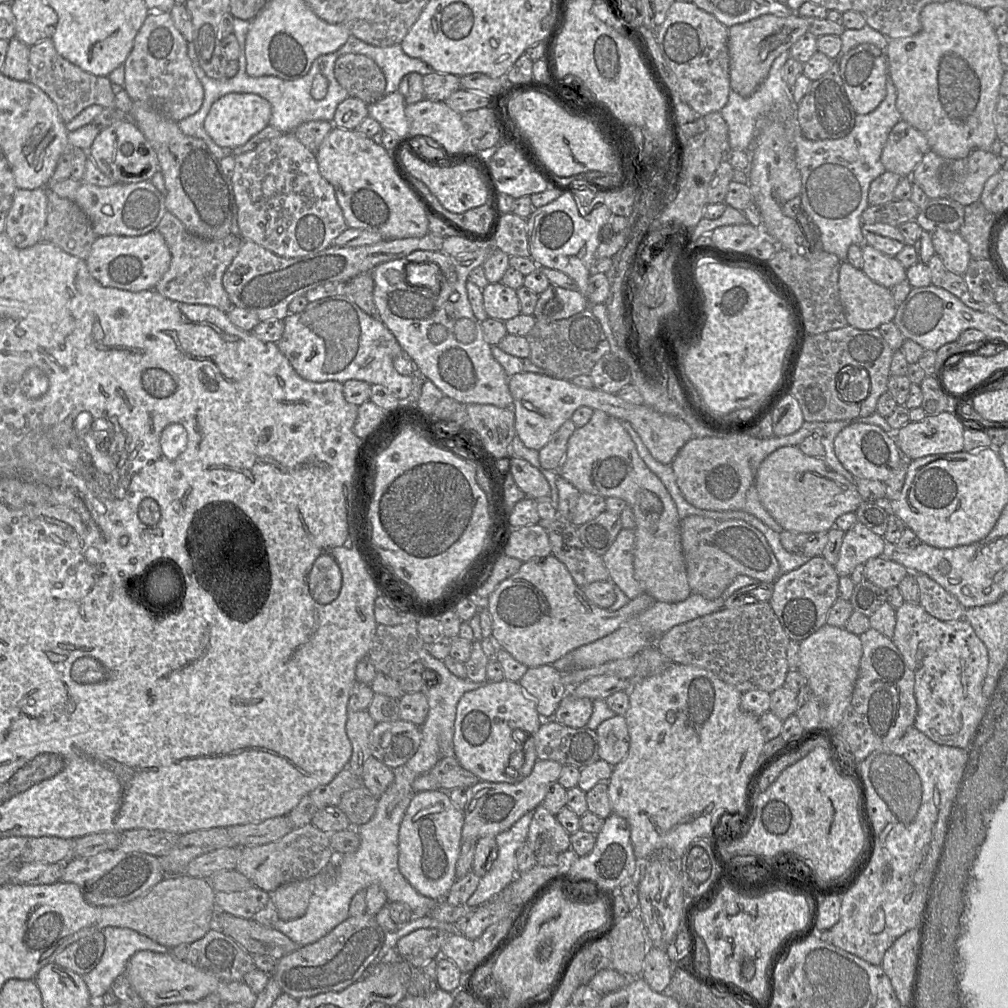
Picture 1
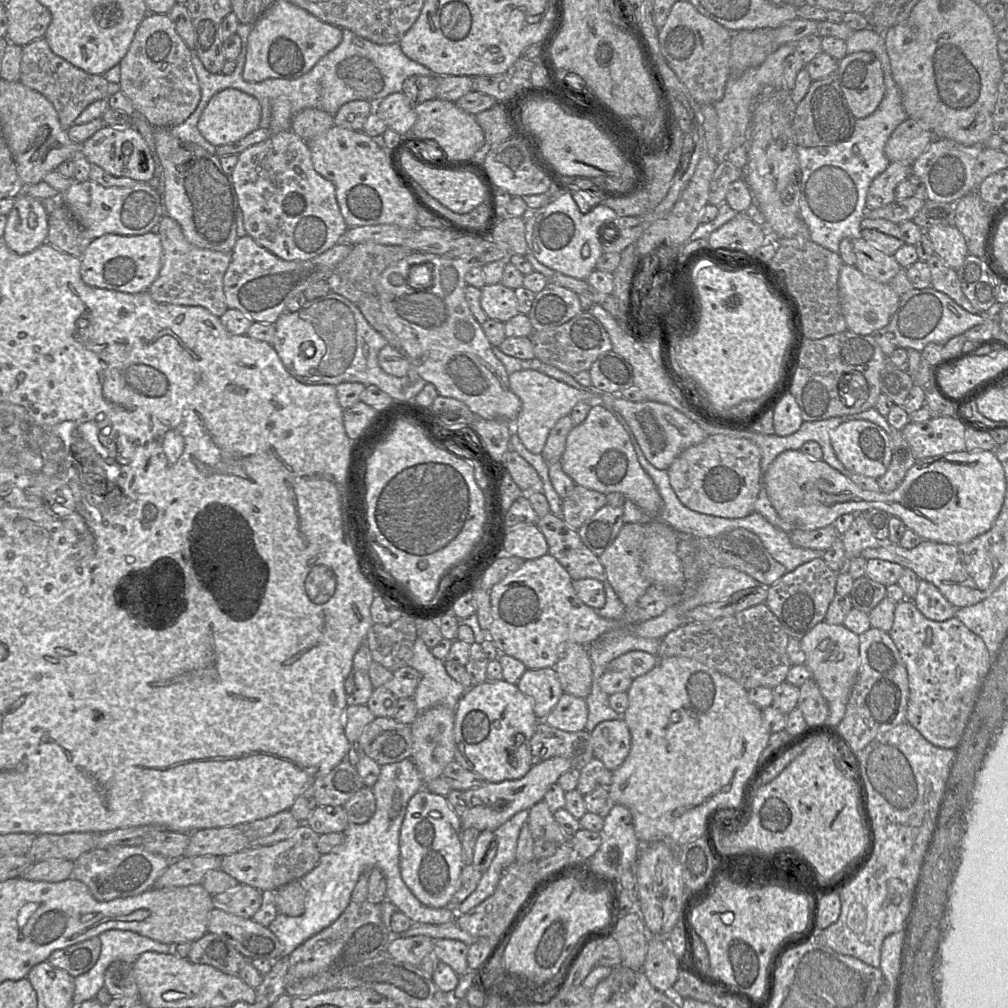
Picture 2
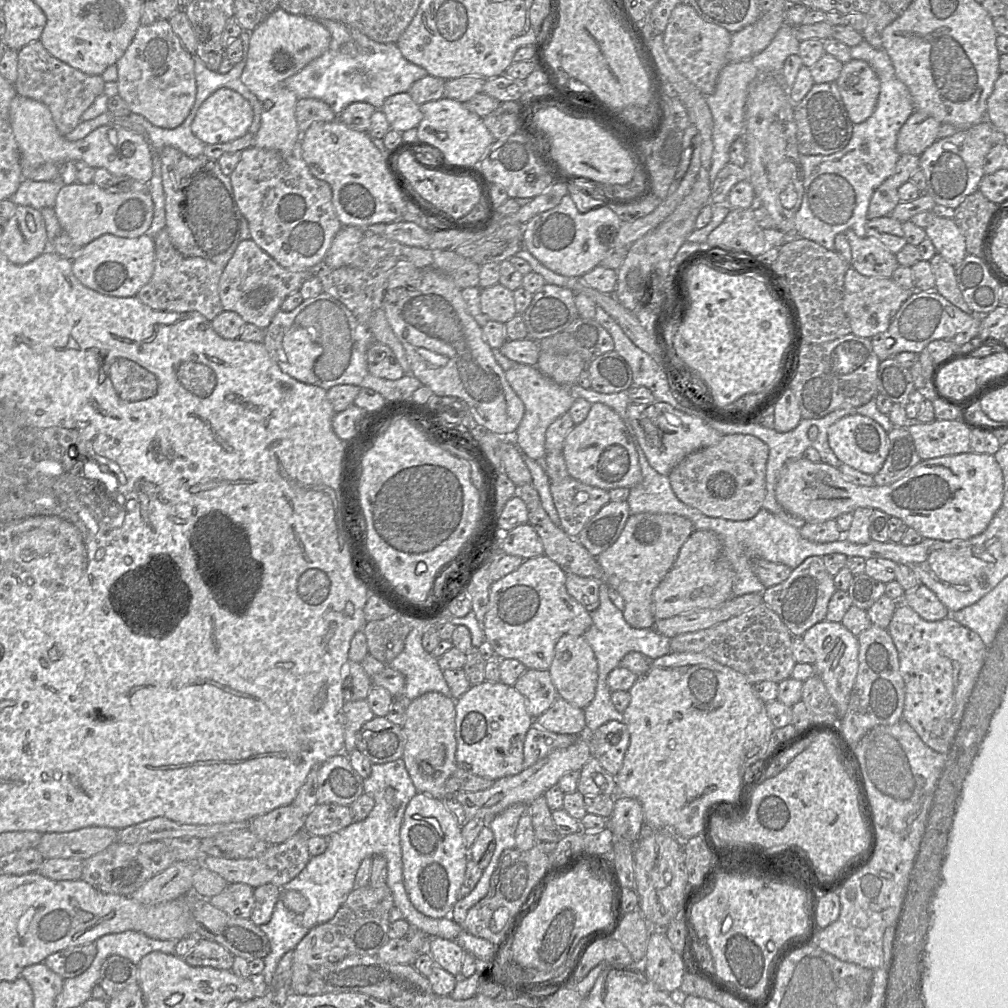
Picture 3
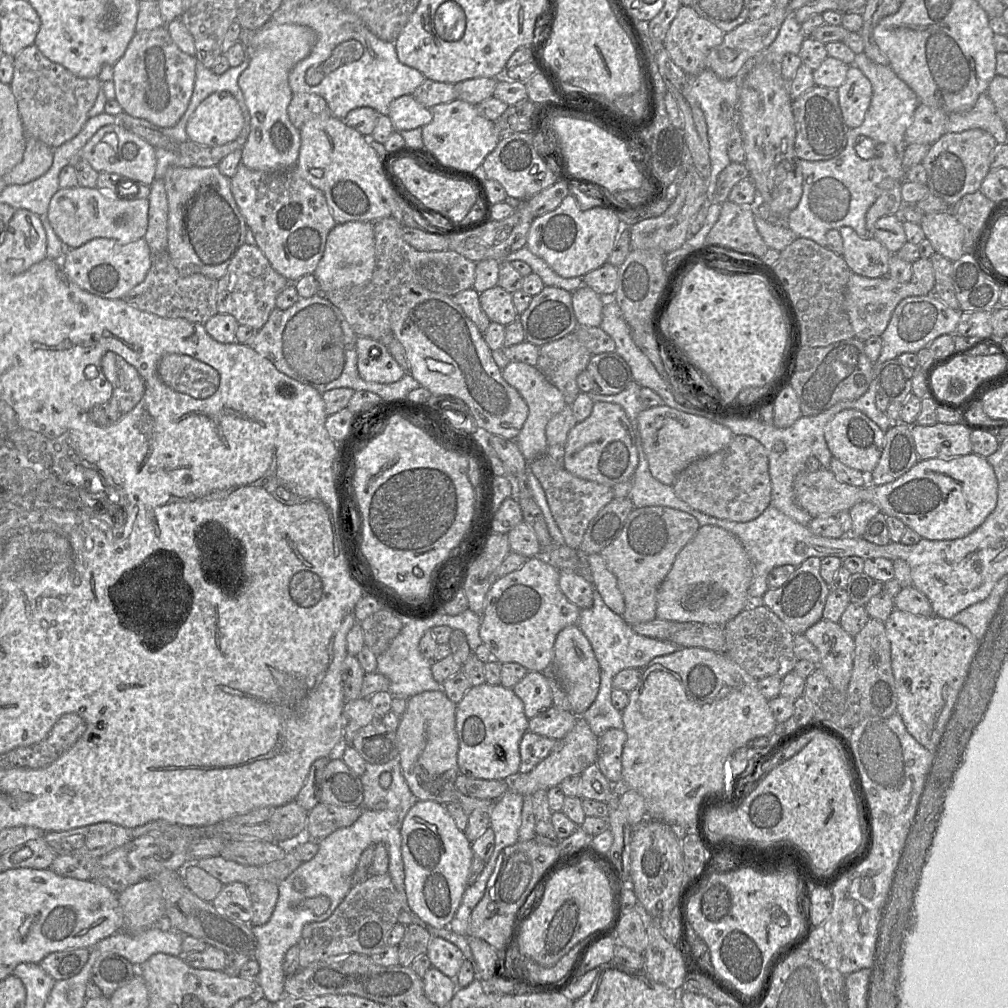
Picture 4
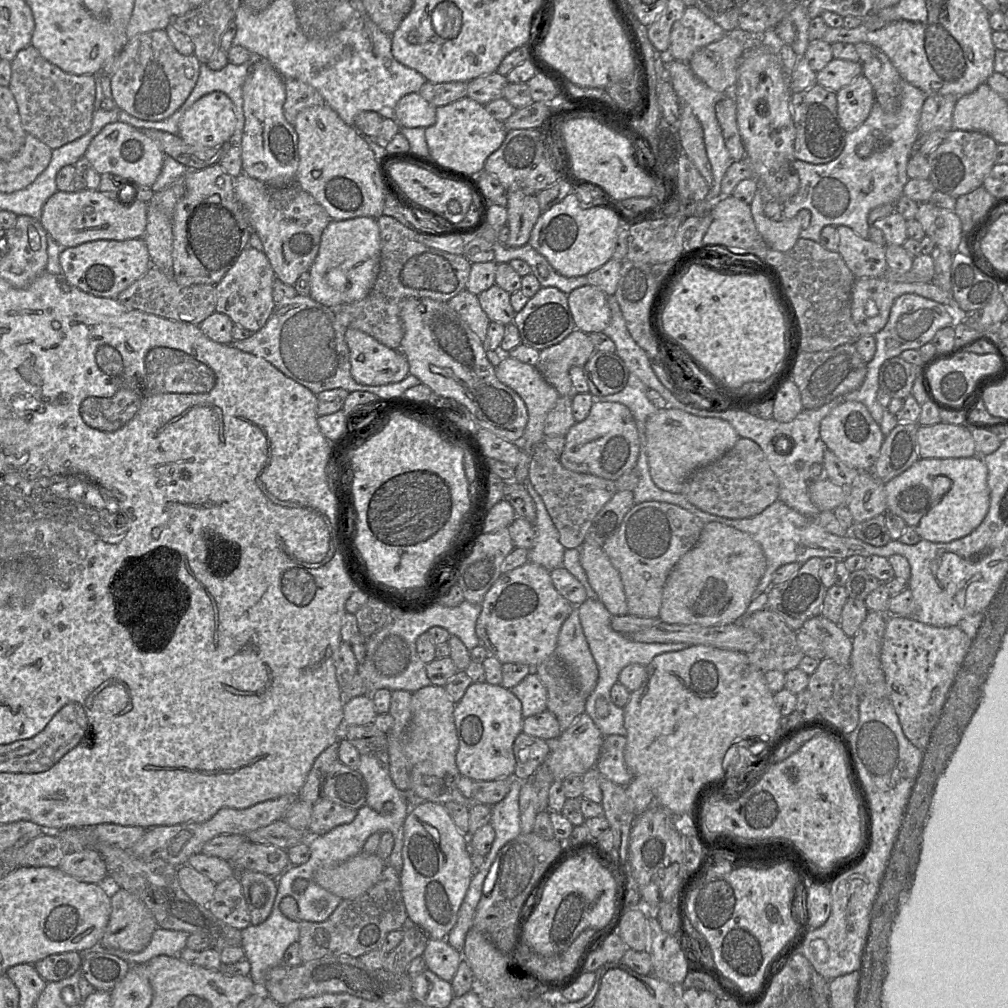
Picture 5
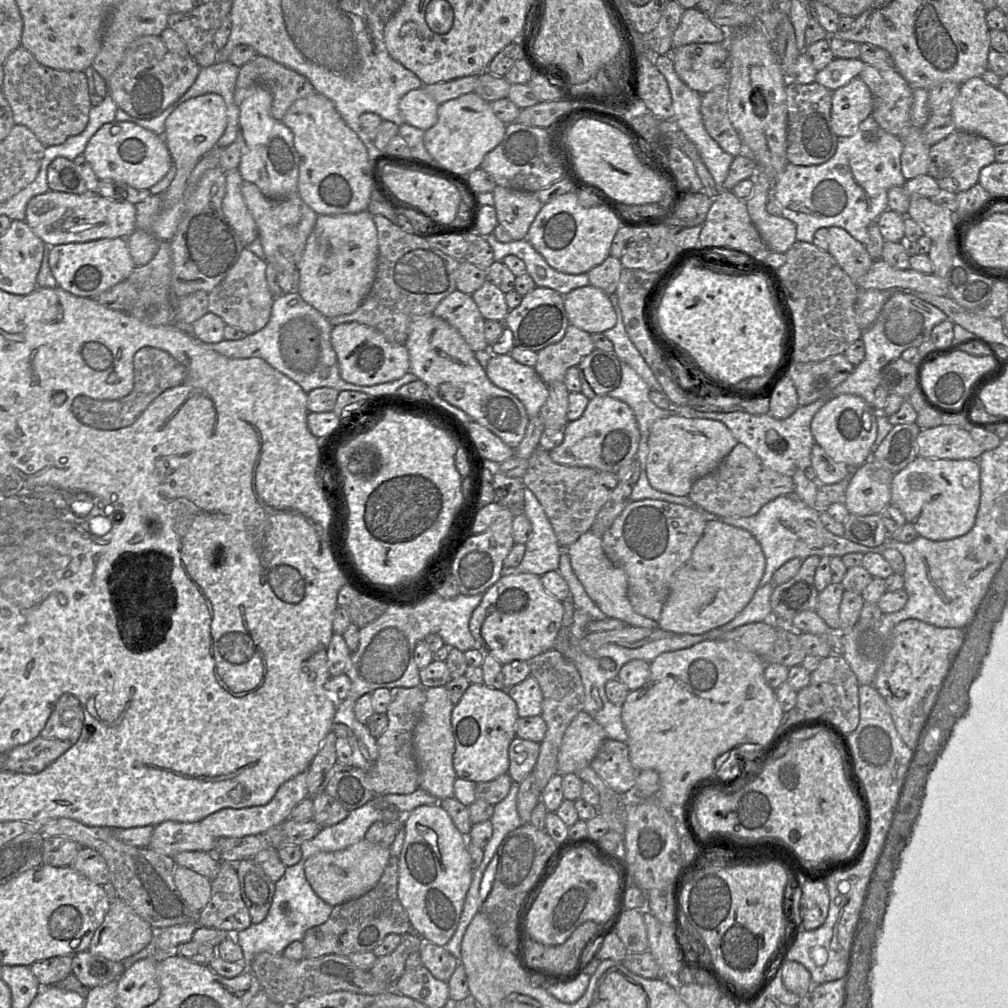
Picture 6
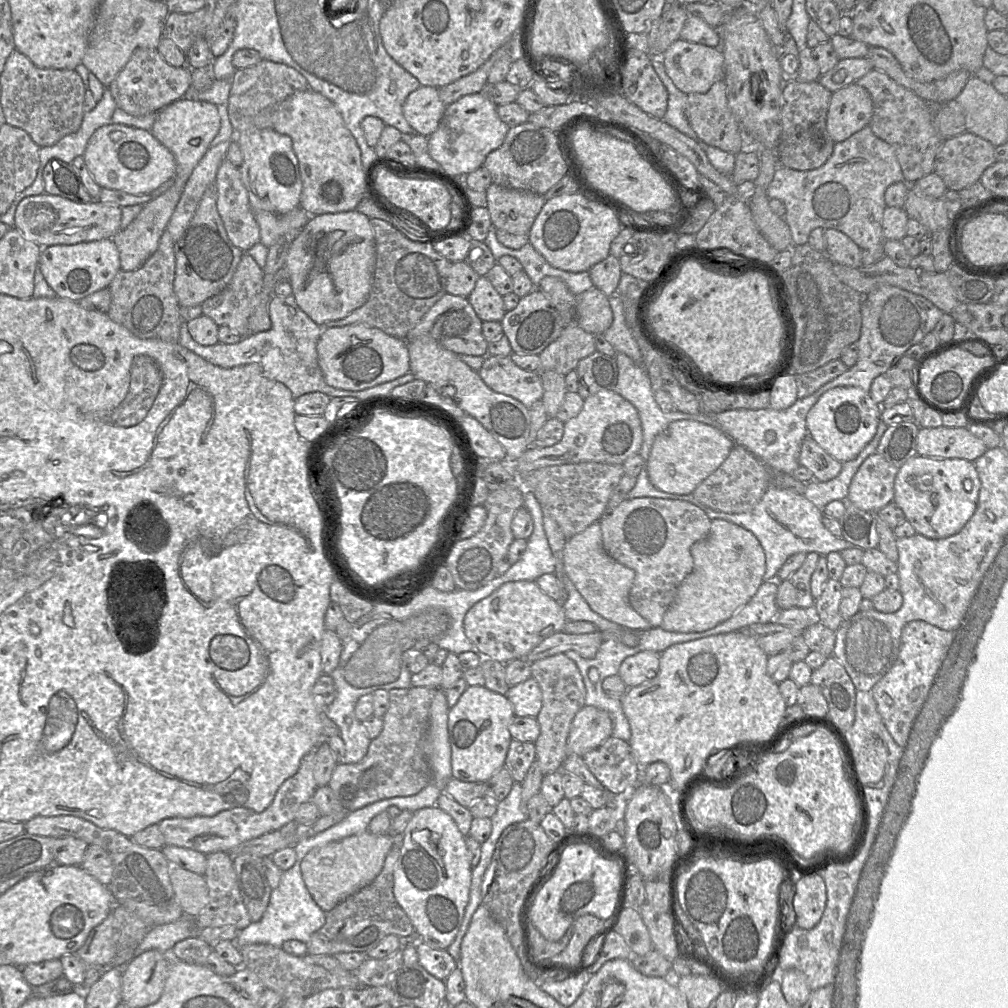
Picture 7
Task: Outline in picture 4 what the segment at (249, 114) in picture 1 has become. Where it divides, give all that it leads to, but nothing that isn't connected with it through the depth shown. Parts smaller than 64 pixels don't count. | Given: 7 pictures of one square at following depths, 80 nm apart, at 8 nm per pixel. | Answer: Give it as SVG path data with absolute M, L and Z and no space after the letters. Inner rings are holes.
M227 91L215 92L204 99L188 119L186 132L190 141L220 146L235 141L244 125L241 108Z

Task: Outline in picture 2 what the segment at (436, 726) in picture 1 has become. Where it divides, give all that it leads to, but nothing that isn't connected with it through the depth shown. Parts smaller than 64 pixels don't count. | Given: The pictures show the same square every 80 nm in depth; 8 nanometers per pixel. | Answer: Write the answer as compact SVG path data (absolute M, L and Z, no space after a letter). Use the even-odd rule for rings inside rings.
M419 636L415 641L413 656L408 666L416 669L421 675L419 685L412 697L419 712L436 705L456 709L467 689L448 675L444 661L434 657L431 649Z

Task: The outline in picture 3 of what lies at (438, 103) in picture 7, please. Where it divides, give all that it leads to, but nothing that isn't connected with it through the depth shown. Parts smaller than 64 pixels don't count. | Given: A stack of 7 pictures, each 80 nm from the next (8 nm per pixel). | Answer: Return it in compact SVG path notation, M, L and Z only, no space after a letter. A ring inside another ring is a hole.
M408 92L388 97L381 110L385 114L391 129L398 132L416 128L423 119L420 105L413 101Z

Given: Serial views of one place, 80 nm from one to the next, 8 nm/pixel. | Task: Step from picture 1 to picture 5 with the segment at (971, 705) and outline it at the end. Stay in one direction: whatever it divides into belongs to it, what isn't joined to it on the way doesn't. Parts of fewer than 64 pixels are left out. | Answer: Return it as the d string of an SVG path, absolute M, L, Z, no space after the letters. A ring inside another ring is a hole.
M887 617L881 664L888 686L888 698L905 736L920 750L924 750L928 743L970 640L958 626L935 627L909 617Z

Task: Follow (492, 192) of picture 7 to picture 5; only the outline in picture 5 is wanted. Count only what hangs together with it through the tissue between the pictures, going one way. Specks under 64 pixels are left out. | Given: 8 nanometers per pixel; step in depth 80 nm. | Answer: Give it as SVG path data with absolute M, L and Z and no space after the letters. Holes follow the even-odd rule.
M506 191L508 247L520 247L528 243L531 230L541 214L536 195Z

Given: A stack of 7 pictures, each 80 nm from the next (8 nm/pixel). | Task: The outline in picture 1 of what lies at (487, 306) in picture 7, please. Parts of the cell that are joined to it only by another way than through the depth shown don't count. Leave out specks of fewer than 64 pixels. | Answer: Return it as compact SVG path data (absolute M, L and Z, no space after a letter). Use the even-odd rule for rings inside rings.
M501 282L489 283L482 289L482 297L489 318L507 321L521 314L516 290Z

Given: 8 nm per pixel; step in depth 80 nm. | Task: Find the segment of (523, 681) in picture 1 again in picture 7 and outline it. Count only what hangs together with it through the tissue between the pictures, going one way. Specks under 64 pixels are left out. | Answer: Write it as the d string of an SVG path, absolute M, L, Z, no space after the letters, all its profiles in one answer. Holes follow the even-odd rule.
M533 677L511 686L506 696L515 716L536 718L542 708L542 691Z

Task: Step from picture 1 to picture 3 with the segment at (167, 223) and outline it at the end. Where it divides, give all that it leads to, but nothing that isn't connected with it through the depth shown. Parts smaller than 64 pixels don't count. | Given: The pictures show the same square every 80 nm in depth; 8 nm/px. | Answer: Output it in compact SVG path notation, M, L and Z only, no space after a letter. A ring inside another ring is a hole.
M163 228L155 237L155 267L150 281L136 294L145 305L165 312L198 312L212 321L223 310L219 297L219 281L225 266L201 257L181 254Z

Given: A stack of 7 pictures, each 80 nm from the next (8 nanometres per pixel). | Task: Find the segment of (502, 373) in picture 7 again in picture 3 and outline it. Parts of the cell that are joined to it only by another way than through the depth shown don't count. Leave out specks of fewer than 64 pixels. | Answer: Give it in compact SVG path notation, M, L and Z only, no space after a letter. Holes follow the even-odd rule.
M517 363L505 371L509 385L524 404L524 415L514 435L513 442L521 453L531 459L543 461L546 455L545 441L548 427L561 415L568 412L574 403L571 386L561 386L540 372L536 366Z

